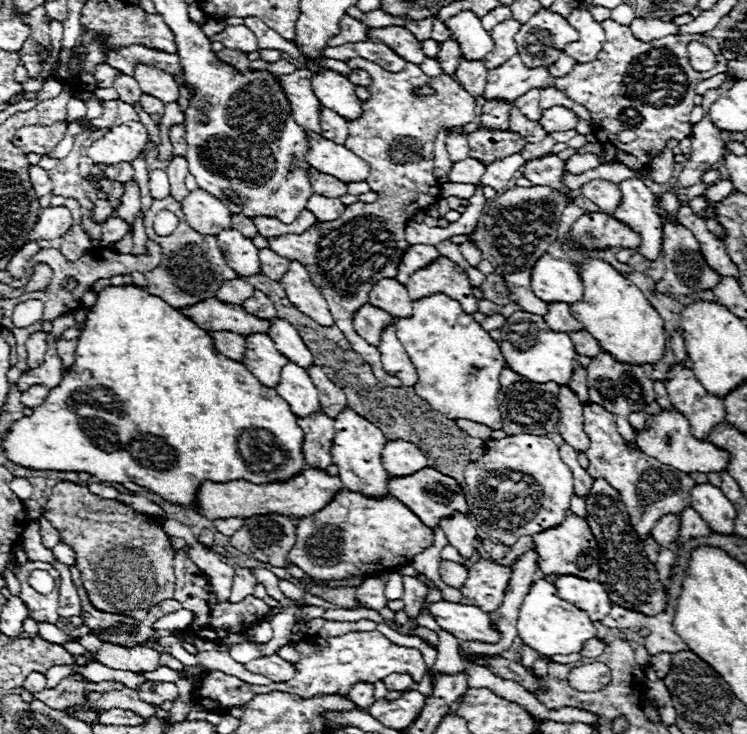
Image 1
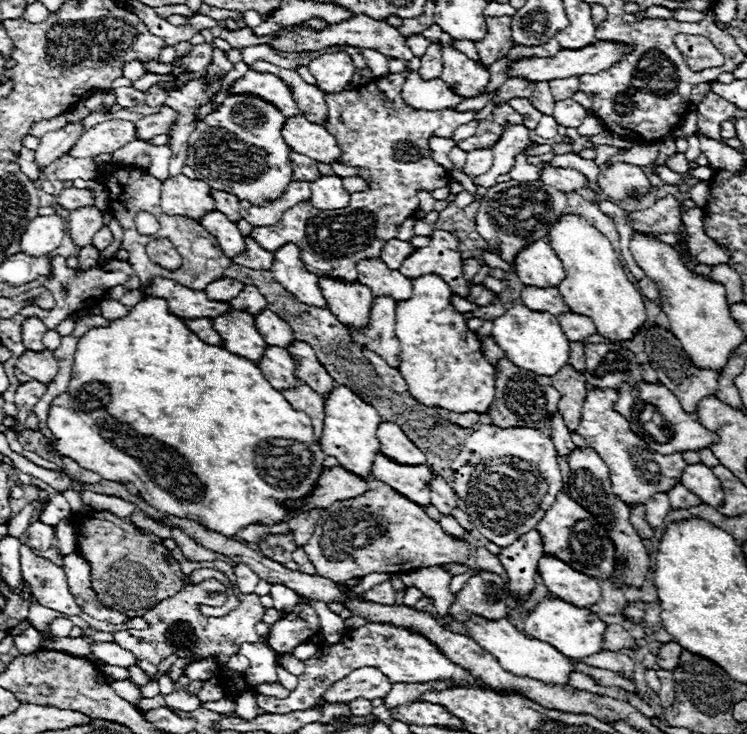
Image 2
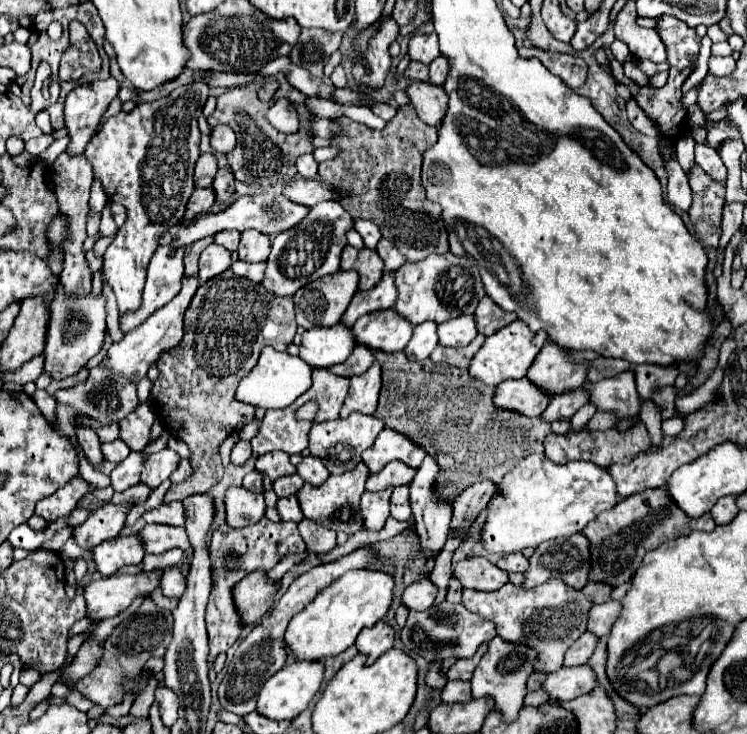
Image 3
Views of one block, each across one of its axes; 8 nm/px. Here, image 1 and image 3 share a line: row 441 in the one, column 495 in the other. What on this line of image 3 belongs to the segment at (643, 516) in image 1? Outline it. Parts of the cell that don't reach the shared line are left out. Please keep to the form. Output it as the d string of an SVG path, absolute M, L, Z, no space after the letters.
M560 578L524 590L522 586L514 586L512 582L504 584L500 590L494 592L478 592L478 590L462 590L462 604L470 610L480 614L486 620L492 620L498 628L498 634L516 644L534 646L538 650L538 666L536 672L554 672L560 670L564 664L564 654L580 638L586 630L592 598L586 596L582 590L568 586Z

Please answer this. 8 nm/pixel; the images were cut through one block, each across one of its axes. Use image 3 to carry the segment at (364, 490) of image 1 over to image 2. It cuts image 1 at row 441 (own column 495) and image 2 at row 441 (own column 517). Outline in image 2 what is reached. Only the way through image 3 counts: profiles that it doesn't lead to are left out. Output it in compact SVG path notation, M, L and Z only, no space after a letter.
M336 386L330 398L326 398L326 418L320 446L328 456L334 456L344 470L368 480L372 476L374 458L380 452L380 442L376 438L378 424L380 416L370 404L362 402L350 388Z

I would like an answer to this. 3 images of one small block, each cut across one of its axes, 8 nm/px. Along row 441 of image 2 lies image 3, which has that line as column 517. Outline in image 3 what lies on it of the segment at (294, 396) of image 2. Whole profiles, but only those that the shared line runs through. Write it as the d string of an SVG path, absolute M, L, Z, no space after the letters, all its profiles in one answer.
M484 296L476 308L476 322L478 322L478 332L484 336L492 336L500 328L512 324L518 320L514 312L502 310L498 304L494 304L488 296Z

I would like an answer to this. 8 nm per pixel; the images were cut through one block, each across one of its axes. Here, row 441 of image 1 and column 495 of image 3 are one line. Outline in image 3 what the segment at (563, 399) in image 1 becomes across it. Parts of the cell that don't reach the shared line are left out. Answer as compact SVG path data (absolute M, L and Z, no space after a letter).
M464 558L454 568L454 576L464 588L472 590L498 590L508 582L508 572L492 564L488 558Z

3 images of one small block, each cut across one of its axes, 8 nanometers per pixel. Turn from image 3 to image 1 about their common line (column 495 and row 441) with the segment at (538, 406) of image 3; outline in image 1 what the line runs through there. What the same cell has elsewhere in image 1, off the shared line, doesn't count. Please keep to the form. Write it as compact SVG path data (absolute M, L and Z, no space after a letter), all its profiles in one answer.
M404 440L388 442L382 450L382 464L388 474L414 474L428 466L426 456L414 444Z

